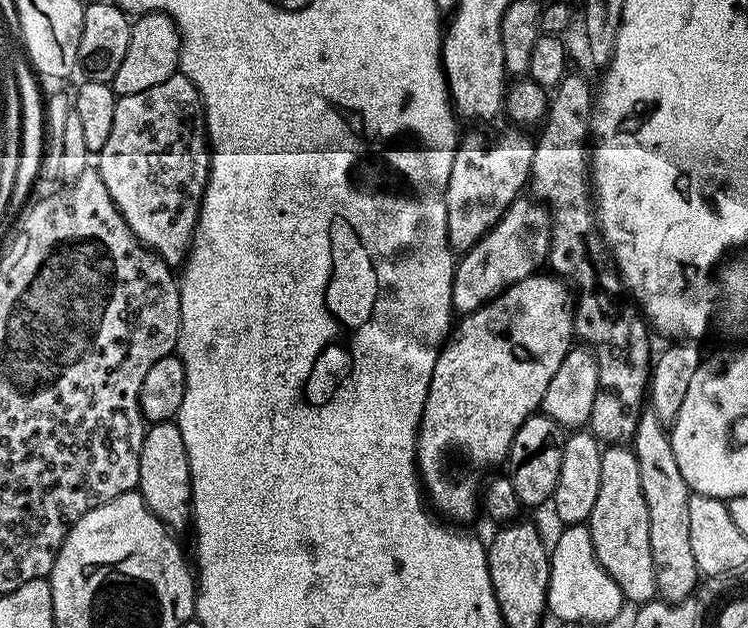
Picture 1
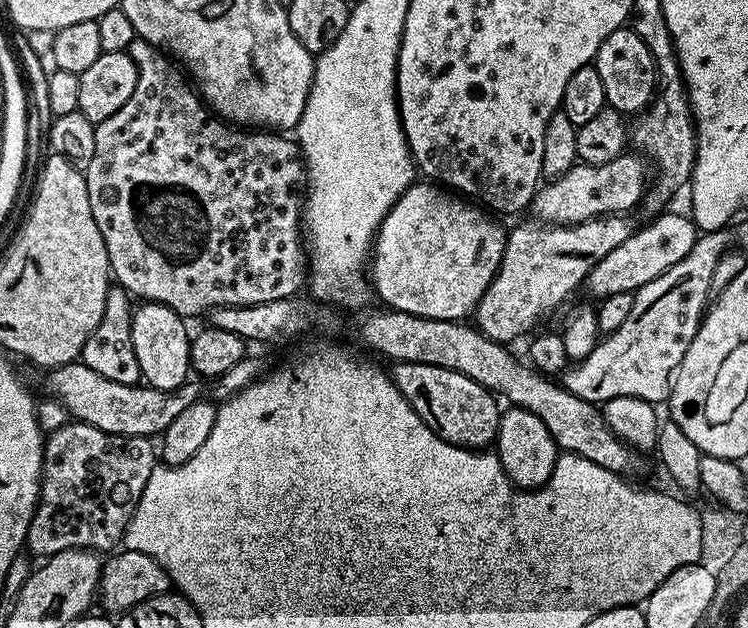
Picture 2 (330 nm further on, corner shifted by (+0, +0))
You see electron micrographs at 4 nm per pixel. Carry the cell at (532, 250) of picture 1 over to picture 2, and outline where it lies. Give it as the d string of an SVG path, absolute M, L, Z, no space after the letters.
M625 154L605 164L578 162L557 180L547 181L537 188L532 197L530 212L537 216L533 216L537 221L552 226L581 224L593 220L595 216L631 213L631 208L643 201L646 191L643 163L645 161L636 154Z

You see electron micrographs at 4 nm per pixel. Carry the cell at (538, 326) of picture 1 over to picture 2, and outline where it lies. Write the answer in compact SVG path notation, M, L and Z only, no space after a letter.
M665 211L649 219L652 221L645 228L637 227L632 236L626 238L626 242L622 242L622 246L610 250L606 258L596 261L586 281L586 289L588 288L590 295L603 298L623 292L635 294L642 286L646 286L646 282L654 282L658 274L666 274L670 266L682 262L682 258L690 254L698 229L687 215L679 216L678 213L672 211Z

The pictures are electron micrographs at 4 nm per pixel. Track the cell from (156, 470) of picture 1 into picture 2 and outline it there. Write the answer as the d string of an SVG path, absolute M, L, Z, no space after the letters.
M144 302L132 313L132 341L134 354L138 354L138 366L143 383L149 388L173 392L189 379L192 359L192 341L185 317L170 310L165 304Z

